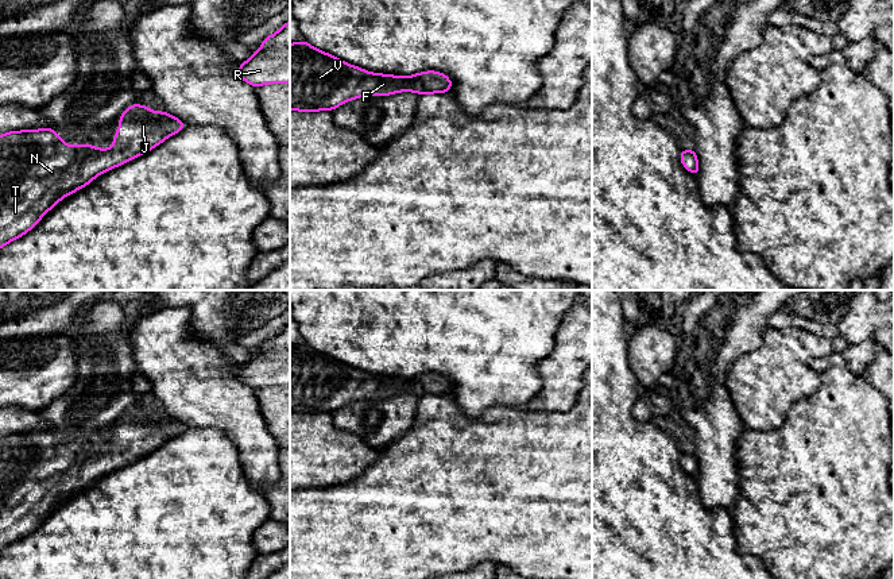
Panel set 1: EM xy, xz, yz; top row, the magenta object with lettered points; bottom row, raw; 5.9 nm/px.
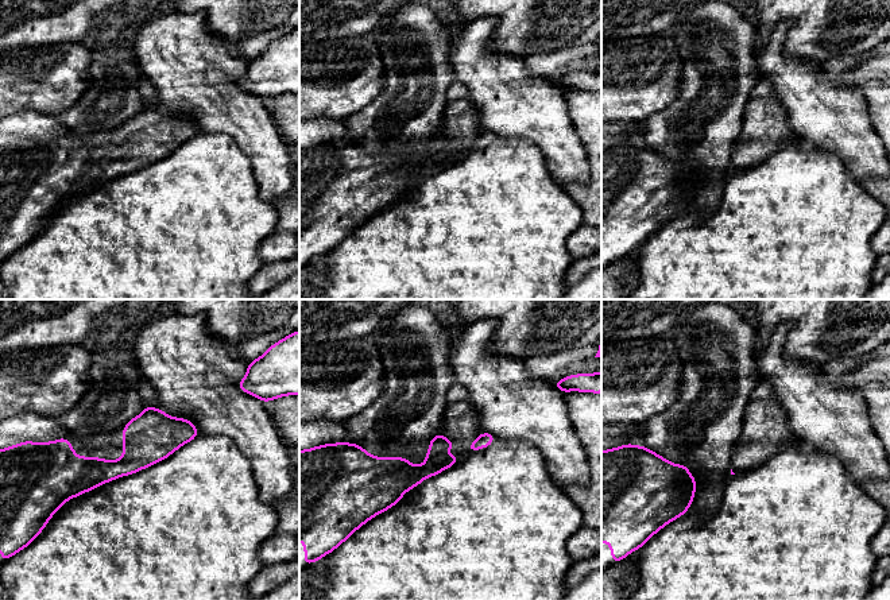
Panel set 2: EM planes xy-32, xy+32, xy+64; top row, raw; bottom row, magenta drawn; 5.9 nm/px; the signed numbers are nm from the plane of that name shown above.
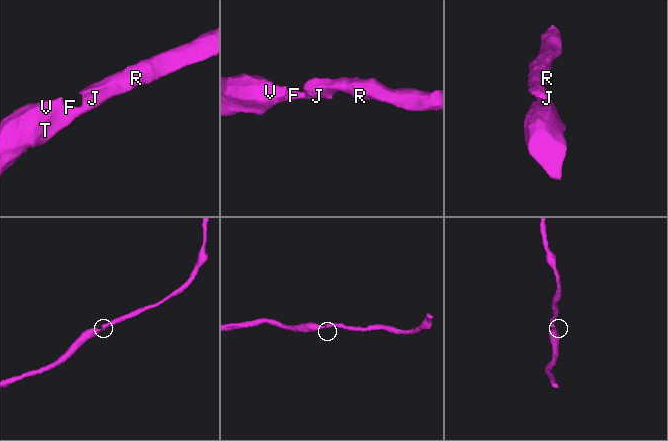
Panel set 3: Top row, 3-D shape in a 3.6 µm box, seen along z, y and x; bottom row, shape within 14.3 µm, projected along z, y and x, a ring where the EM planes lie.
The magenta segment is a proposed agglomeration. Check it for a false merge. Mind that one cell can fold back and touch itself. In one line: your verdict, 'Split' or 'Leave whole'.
Leave whole

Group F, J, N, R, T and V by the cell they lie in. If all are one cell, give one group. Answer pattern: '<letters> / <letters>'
F J N R T V

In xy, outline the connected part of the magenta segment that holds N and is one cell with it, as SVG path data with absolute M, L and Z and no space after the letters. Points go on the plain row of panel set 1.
M138 405L119 420L119 432L111 451L88 445L69 448L51 429L8 433L0 437L0 551L20 541L62 501L89 487L96 479L158 449L186 426L166 413L155 414Z

